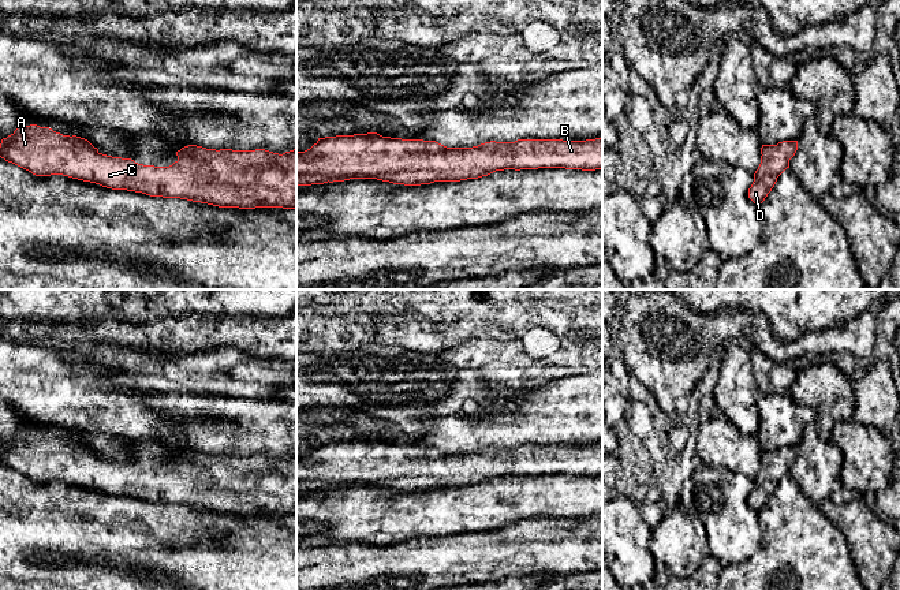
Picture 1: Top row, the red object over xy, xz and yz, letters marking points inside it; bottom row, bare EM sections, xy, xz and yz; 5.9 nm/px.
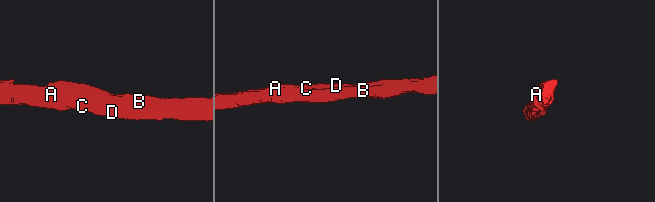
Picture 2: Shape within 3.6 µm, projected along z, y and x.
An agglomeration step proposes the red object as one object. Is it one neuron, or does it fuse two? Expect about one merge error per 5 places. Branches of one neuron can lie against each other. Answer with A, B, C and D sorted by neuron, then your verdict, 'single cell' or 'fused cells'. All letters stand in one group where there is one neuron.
groups A B C D; single cell

